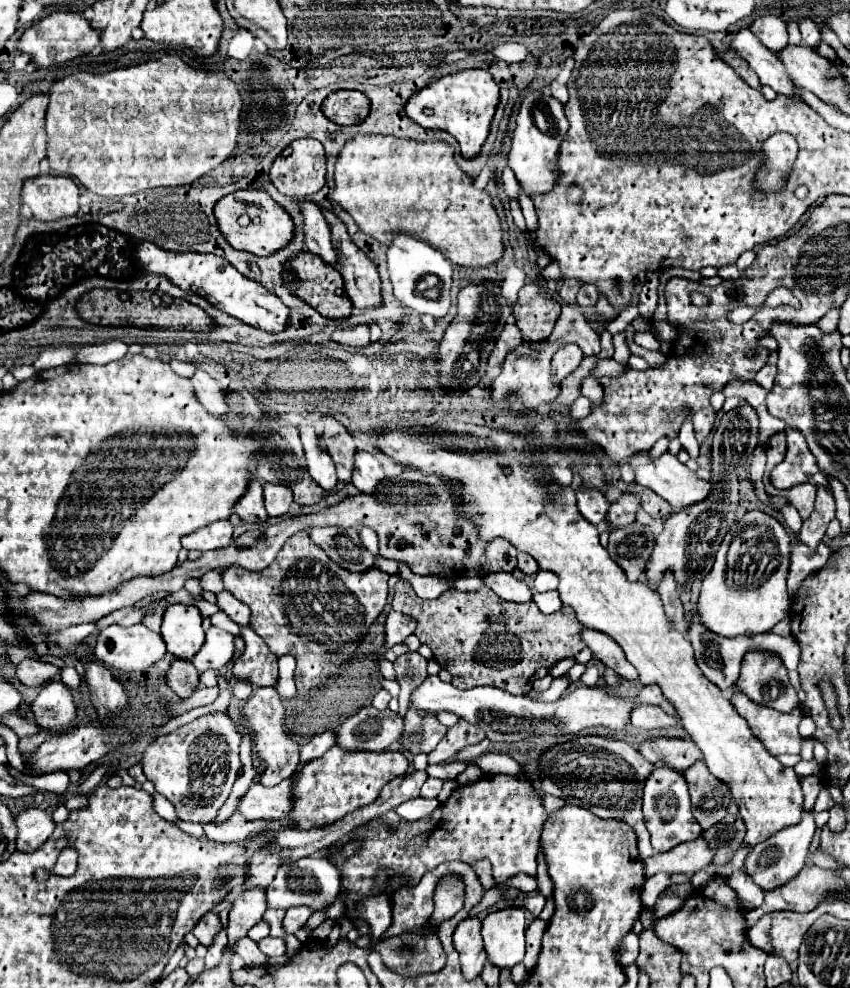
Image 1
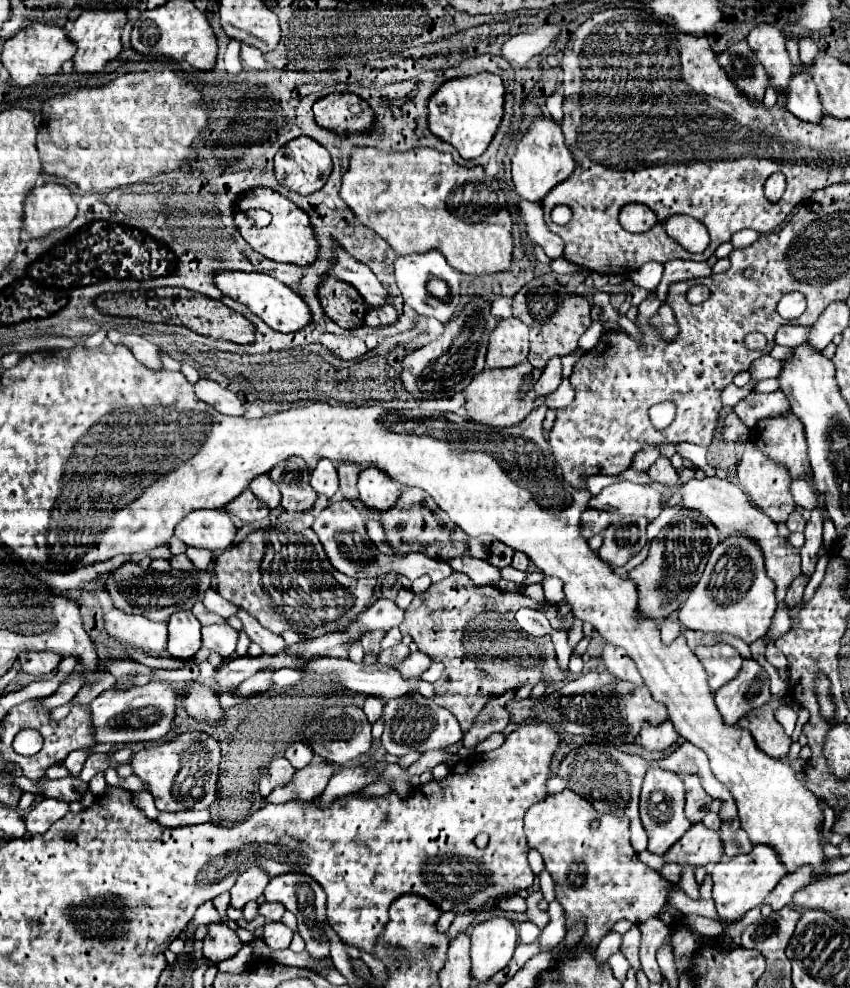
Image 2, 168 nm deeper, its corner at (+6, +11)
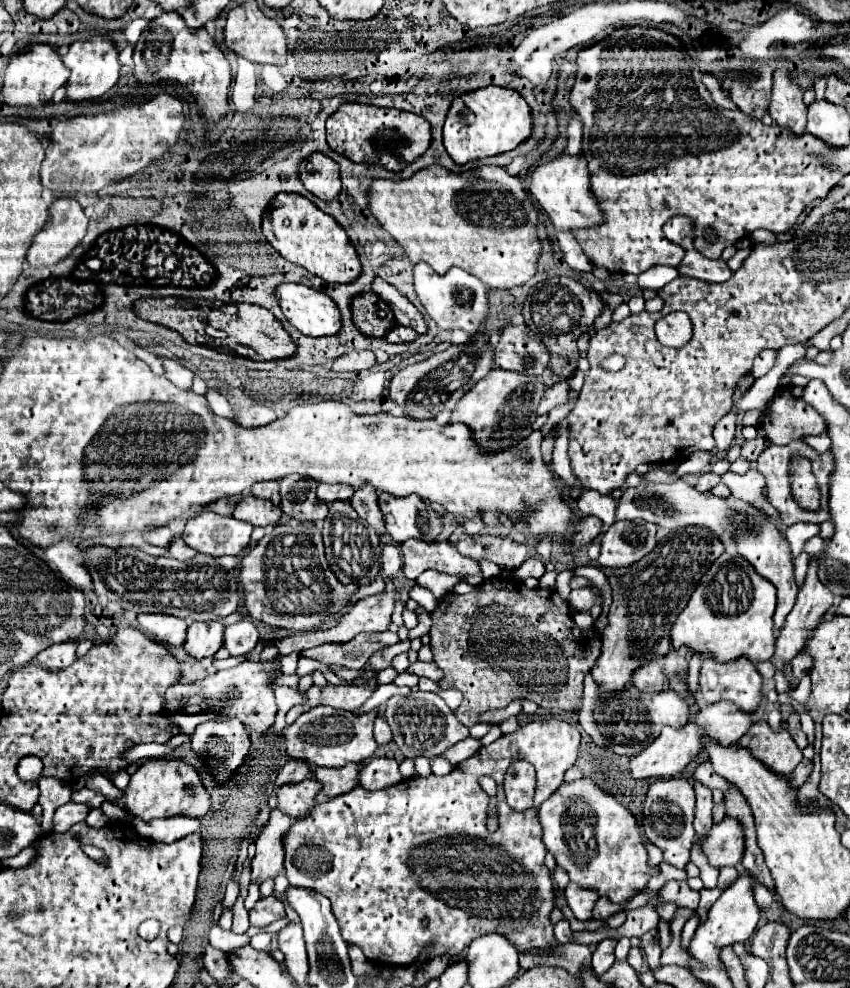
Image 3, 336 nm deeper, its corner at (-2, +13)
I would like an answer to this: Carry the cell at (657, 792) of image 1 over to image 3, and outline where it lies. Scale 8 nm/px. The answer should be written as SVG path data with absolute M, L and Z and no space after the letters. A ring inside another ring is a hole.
M662 778L656 780L644 800L644 834L664 852L664 862L684 868L690 860L690 848L694 844L696 832L692 826L694 820L694 790L686 778Z

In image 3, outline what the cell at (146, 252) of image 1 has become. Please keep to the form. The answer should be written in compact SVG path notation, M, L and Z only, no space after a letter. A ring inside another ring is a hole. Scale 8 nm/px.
M282 284L274 290L288 322L306 336L332 336L340 330L340 310L320 290L304 284Z

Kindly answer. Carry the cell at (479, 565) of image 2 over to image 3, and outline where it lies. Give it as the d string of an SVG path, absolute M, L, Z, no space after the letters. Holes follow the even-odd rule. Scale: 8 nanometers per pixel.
M406 540L400 546L404 556L404 576L416 580L424 570L438 570L446 574L480 574L480 564L474 558L462 556L456 548L452 548L446 540L442 542L422 542L422 540Z

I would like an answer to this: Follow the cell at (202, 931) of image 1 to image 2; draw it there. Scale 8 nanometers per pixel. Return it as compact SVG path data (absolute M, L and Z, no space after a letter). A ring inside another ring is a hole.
M210 924L208 928L210 930L204 940L204 956L212 964L220 964L224 960L230 960L240 952L242 940L238 938L238 934L234 930L230 930L224 924Z

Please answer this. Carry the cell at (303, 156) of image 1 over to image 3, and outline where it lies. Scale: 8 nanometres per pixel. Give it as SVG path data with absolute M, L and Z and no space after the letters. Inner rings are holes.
M322 152L310 154L298 166L298 178L304 182L304 188L312 192L320 200L332 200L340 194L340 176L338 176L338 162Z

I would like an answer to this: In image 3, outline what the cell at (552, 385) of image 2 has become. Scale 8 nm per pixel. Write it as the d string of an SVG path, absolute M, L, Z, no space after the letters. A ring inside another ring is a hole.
M558 382L556 386L544 392L544 398L538 404L538 414L548 414L556 404L562 404L566 400L568 400L568 382Z

